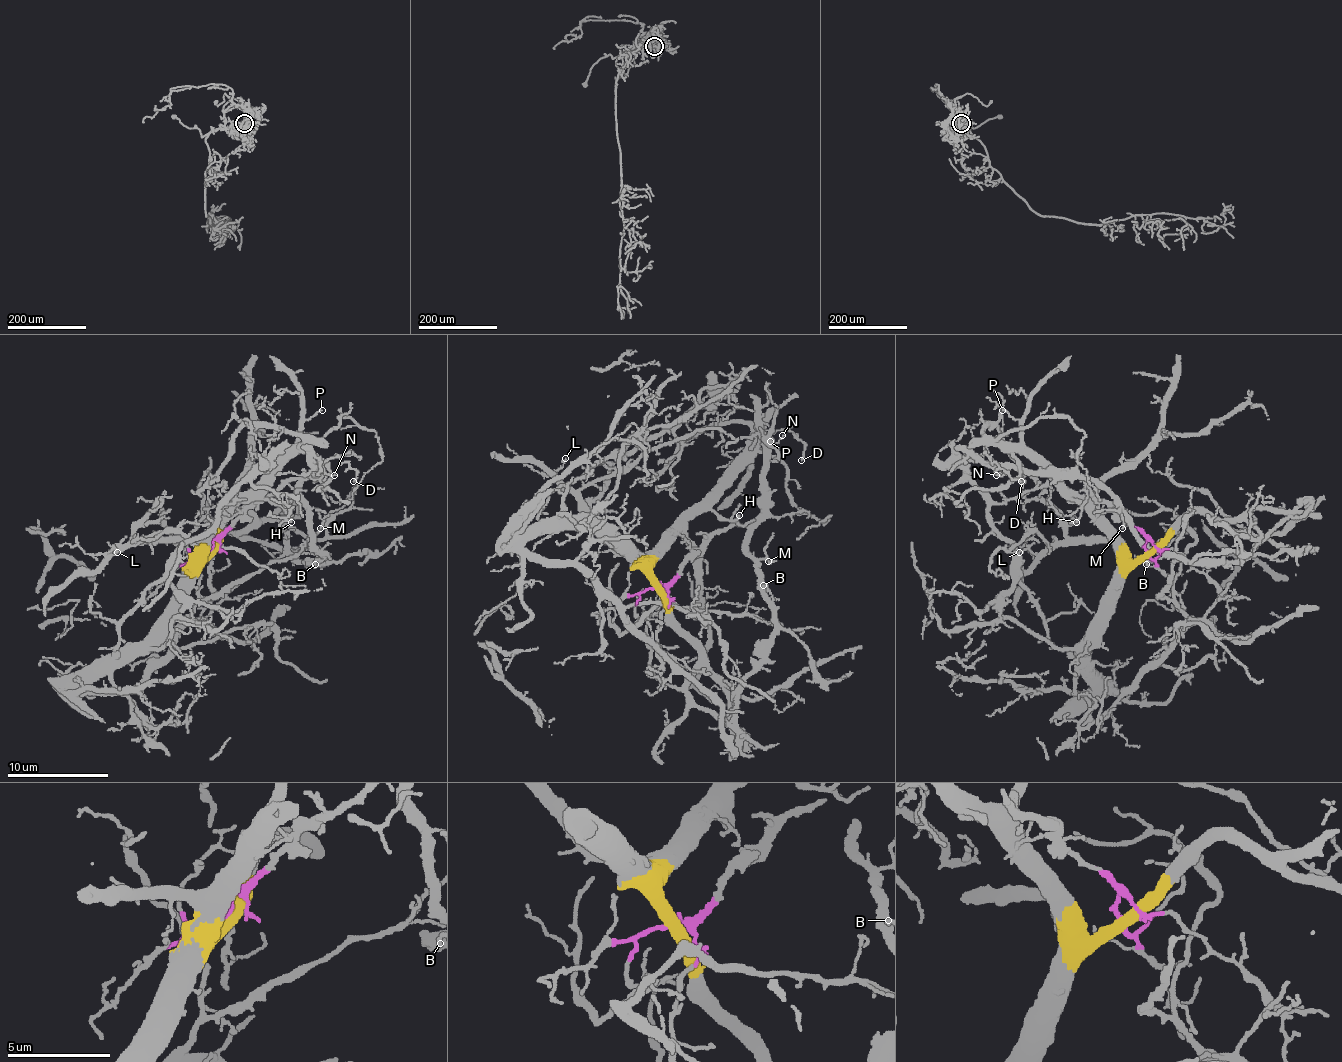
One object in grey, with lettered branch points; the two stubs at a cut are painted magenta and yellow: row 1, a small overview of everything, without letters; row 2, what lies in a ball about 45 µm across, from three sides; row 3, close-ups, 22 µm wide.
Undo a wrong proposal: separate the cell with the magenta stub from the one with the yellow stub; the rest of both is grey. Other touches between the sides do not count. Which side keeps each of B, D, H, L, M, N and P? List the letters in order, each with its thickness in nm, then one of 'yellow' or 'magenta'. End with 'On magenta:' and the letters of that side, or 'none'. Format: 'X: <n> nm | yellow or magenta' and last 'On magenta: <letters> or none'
B: 180 nm | magenta
D: 130 nm | magenta
H: 160 nm | yellow
L: 140 nm | yellow
M: 80 nm | magenta
N: 100 nm | magenta
P: 110 nm | yellow
On magenta: B, D, M, N

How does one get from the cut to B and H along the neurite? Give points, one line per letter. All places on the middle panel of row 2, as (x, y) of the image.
B: (656, 587), (666, 584), (714, 533), (745, 526), (747, 551), (768, 599), (770, 592), (763, 584)
H: (656, 587), (651, 564), (689, 521), (702, 510), (714, 510), (727, 518), (740, 515)

